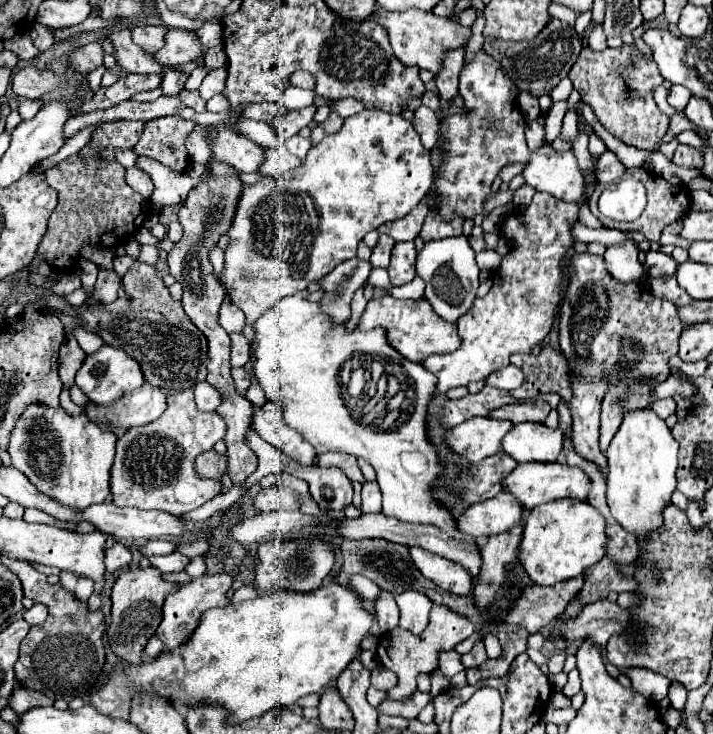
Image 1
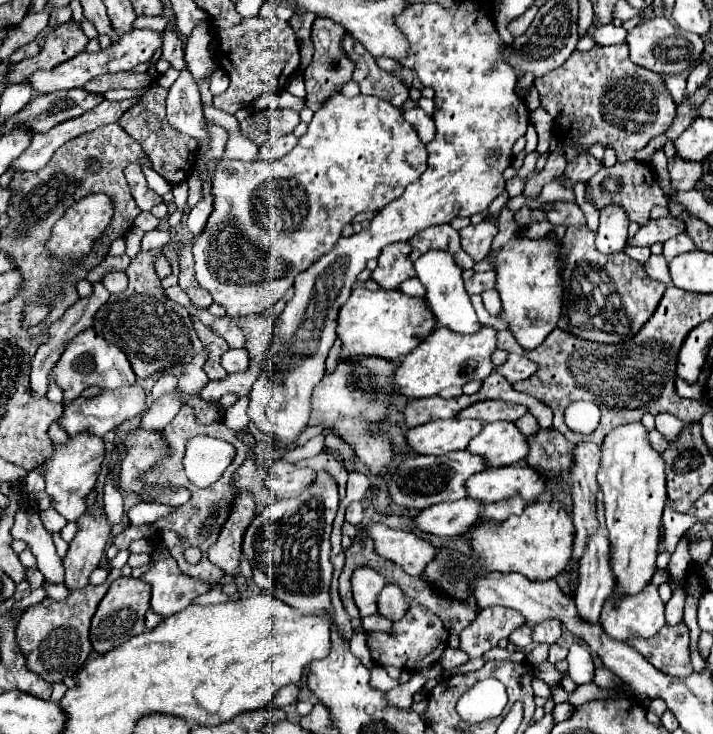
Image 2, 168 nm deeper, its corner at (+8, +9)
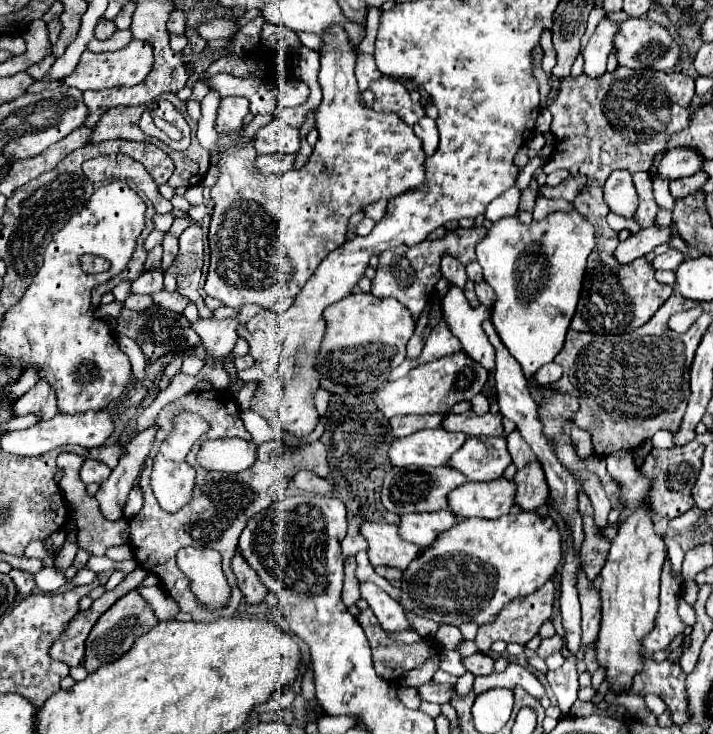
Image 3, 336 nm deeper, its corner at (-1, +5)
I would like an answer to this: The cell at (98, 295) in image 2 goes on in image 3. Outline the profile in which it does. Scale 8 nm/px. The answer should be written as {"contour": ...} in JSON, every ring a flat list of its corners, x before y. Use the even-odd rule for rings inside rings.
{"contour":[[38,382,30,392,26,392,20,400,16,400,14,416,24,414,36,414,40,420,50,420,58,414,56,394,54,390,50,390,48,382]]}

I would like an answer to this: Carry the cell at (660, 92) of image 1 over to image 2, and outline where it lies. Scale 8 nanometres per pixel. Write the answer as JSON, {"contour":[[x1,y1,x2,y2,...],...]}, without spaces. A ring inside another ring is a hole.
{"contour":[[679,74,679,76,665,76,665,84,667,84,667,90,673,98,675,104,681,104,683,102,683,90,685,90,685,76]]}

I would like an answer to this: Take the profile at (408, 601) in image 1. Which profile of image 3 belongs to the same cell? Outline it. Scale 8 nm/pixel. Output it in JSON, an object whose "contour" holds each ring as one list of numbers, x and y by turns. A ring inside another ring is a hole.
{"contour":[[362,582,360,584,360,596,368,602,372,612,378,618,378,624,386,632,402,632,402,630,412,630,408,624,406,616,402,614,402,608,398,606,396,600,392,600,384,590,380,590,372,582]]}

